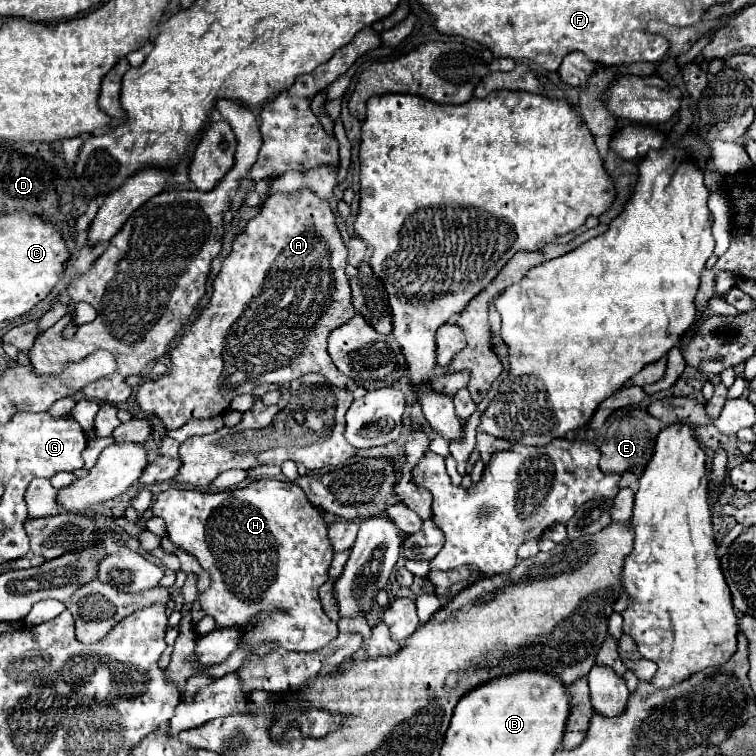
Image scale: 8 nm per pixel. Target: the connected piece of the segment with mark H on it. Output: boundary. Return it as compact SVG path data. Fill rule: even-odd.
M259 479L243 489L217 493L173 487L155 497L151 511L155 517L165 519L169 539L179 549L195 555L199 565L211 573L211 587L199 595L205 615L211 615L219 627L247 625L243 647L273 639L289 651L315 651L337 637L337 625L323 613L317 593L327 581L327 567L333 559L333 549L327 539L327 521L323 513L307 501L297 483Z

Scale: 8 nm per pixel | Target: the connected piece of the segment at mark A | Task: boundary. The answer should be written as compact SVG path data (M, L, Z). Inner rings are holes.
M307 187L293 193L269 195L261 211L247 221L245 231L235 237L233 253L227 255L215 277L209 305L183 329L177 345L171 349L171 371L139 385L135 401L141 411L159 419L165 429L177 429L189 419L213 419L221 415L237 395L251 393L261 383L287 383L307 373L317 373L331 385L345 389L347 377L335 369L327 353L329 333L355 315L345 267L347 247L327 199L317 197ZM265 289L267 299L259 299Z

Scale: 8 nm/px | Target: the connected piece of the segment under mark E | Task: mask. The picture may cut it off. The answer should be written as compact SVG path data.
M639 411L639 415L627 415L623 419L615 419L605 435L605 441L601 443L601 461L599 467L605 473L623 473L633 471L637 475L643 473L647 461L653 455L657 433L663 429L663 423L655 417L651 417L647 411Z

